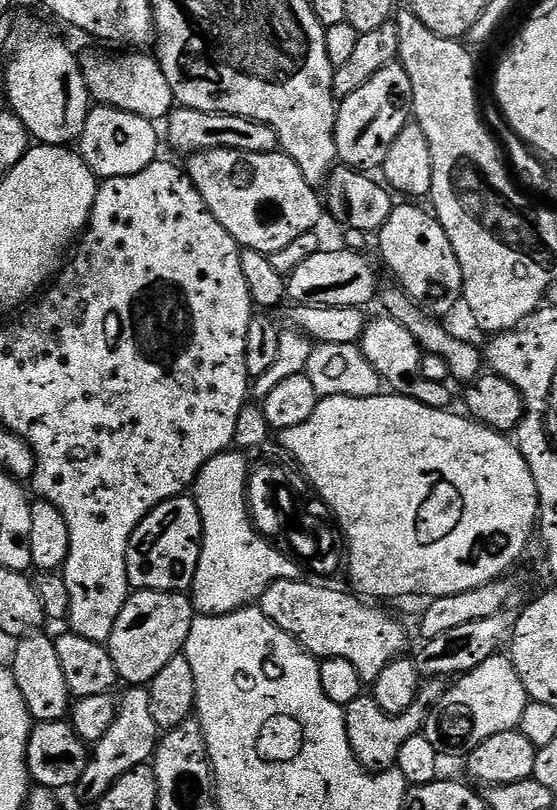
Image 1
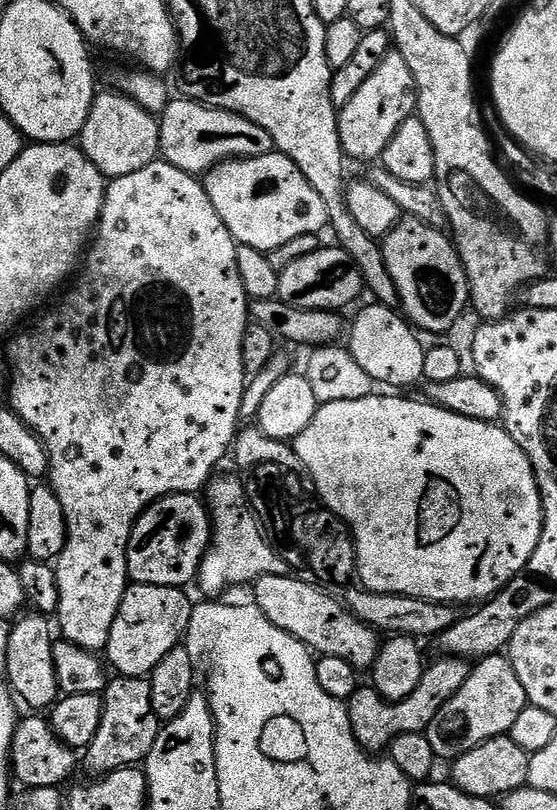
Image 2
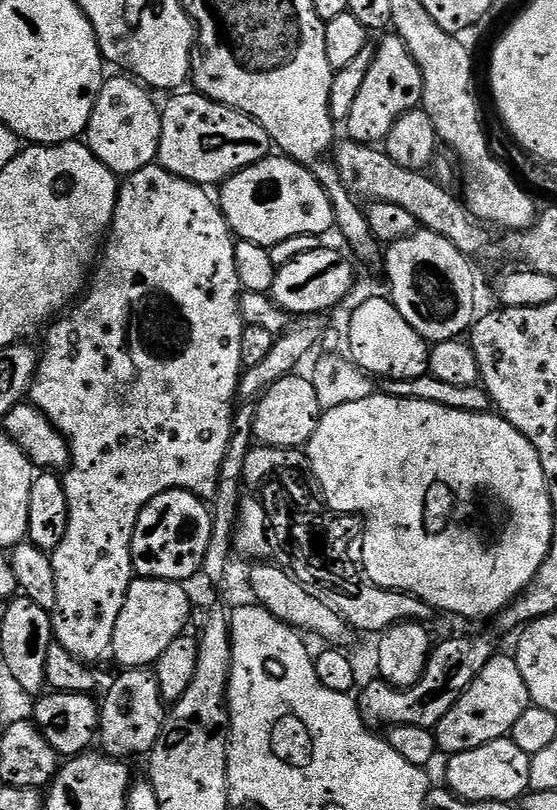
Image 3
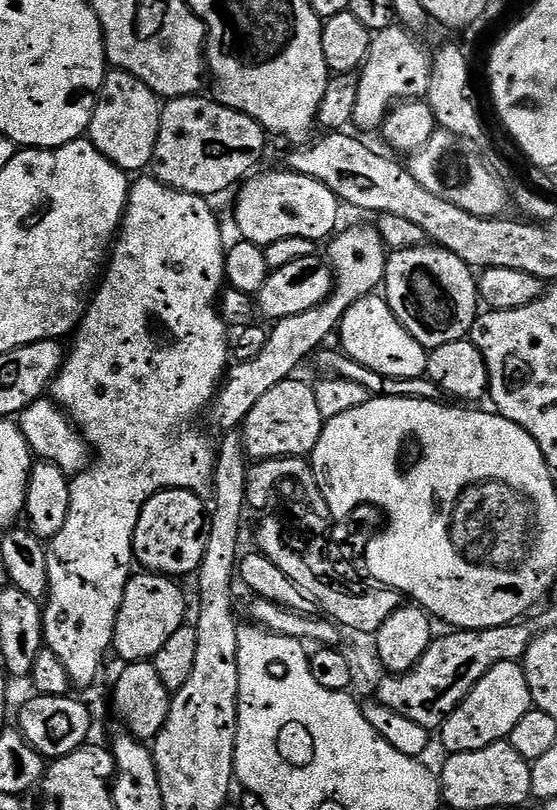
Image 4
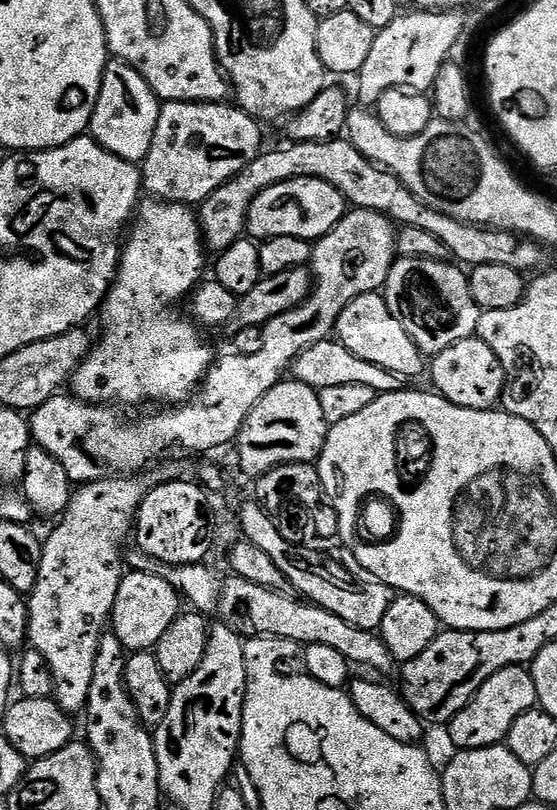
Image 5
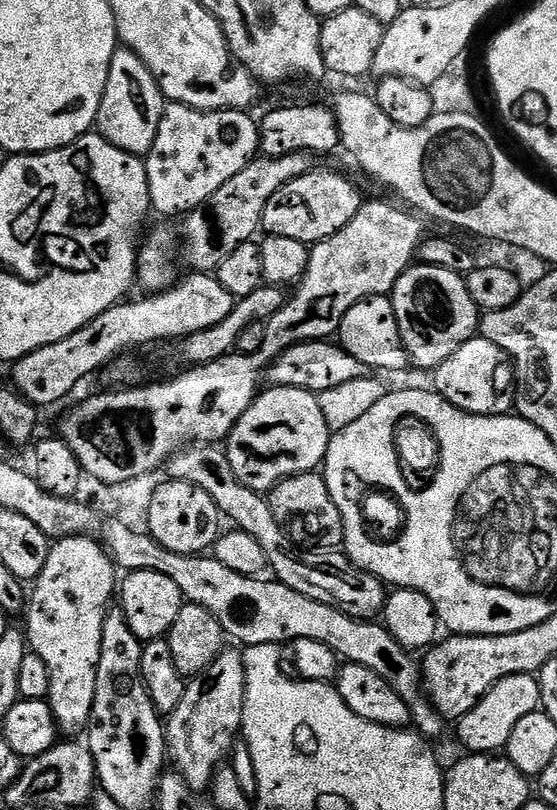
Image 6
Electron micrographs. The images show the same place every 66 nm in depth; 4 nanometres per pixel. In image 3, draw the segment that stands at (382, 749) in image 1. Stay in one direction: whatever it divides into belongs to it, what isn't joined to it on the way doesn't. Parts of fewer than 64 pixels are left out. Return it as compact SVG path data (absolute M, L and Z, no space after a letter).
M456 636L453 640L442 641L441 644L439 641L428 656L428 665L422 678L414 687L394 688L379 678L373 678L364 689L361 687L359 689L360 696L358 695L360 716L364 719L365 724L369 726L381 724L384 730L396 728L400 724L413 724L415 727L435 729L439 720L454 706L454 702L458 702L458 698L462 698L462 694L471 686L474 678L478 678L478 674L482 674L486 662L490 662L493 655L492 644L484 636Z

